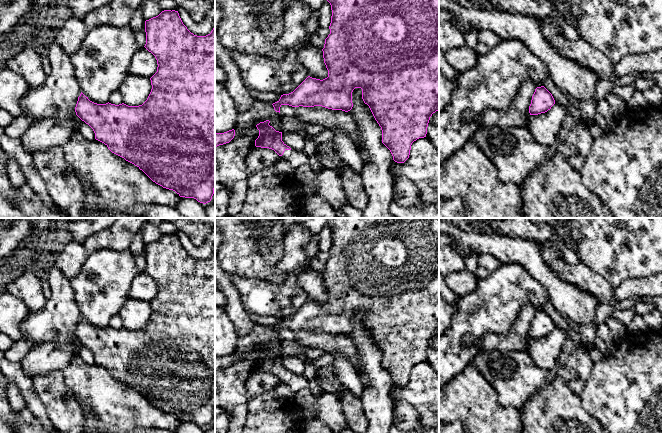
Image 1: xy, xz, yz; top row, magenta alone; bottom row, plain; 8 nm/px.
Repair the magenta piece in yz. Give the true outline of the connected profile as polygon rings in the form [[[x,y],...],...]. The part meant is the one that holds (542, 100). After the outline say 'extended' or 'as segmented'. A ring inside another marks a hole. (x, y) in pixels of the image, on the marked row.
[[[537,87],[529,106],[530,115],[545,113],[555,104],[552,94],[544,87]]]; as segmented

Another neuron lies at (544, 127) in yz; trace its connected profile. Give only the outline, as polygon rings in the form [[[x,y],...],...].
[[[555,103],[547,112],[531,115],[528,129],[540,144],[550,147],[558,142],[559,131],[566,116],[566,107]]]

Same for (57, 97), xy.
[[[55,40],[52,41],[47,56],[51,72],[41,86],[30,88],[21,99],[21,114],[31,117],[35,122],[45,118],[71,120],[77,117],[75,107],[81,88],[70,56]]]

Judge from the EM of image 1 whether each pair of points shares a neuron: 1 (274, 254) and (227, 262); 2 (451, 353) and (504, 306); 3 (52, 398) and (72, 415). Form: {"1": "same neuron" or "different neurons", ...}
{"1": "same neuron", "2": "same neuron", "3": "same neuron"}

